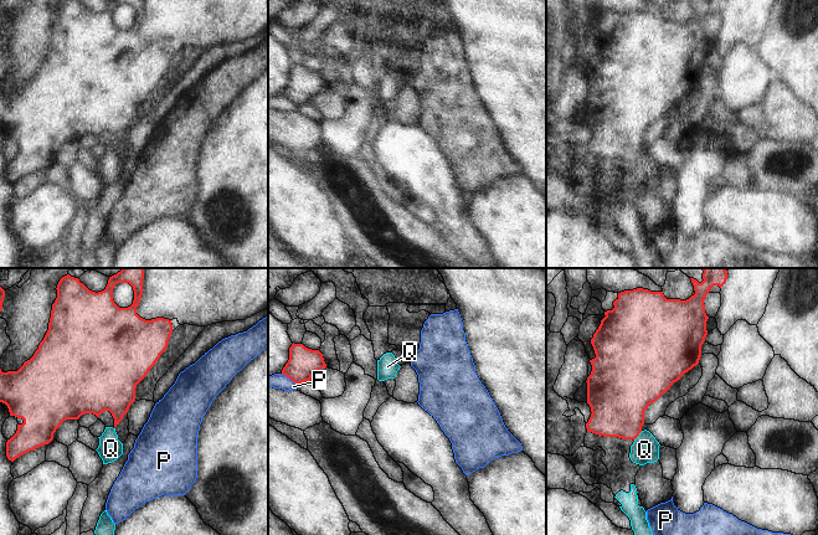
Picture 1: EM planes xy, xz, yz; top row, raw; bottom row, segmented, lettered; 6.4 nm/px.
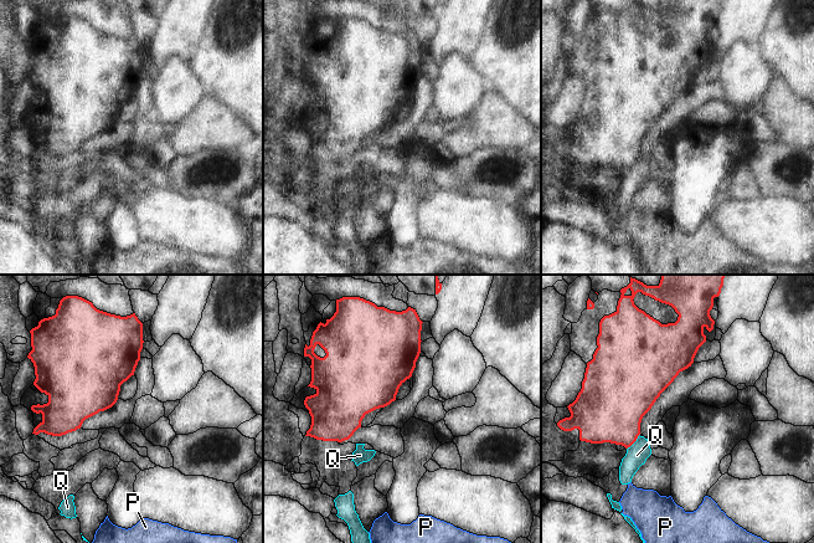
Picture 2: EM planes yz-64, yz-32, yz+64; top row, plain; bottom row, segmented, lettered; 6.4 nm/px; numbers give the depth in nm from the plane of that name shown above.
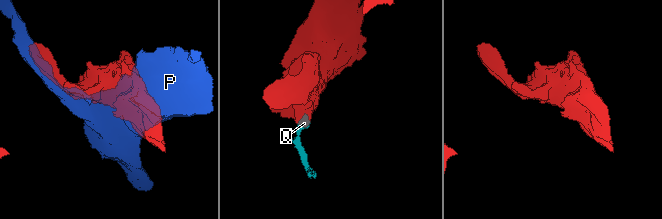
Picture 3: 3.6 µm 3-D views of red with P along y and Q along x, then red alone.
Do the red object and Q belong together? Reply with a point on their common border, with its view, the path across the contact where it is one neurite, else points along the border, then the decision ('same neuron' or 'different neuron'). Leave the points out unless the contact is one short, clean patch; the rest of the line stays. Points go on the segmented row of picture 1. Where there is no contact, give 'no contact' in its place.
contact yz (637, 436); border yz (642, 431), (633, 440); different neuron

